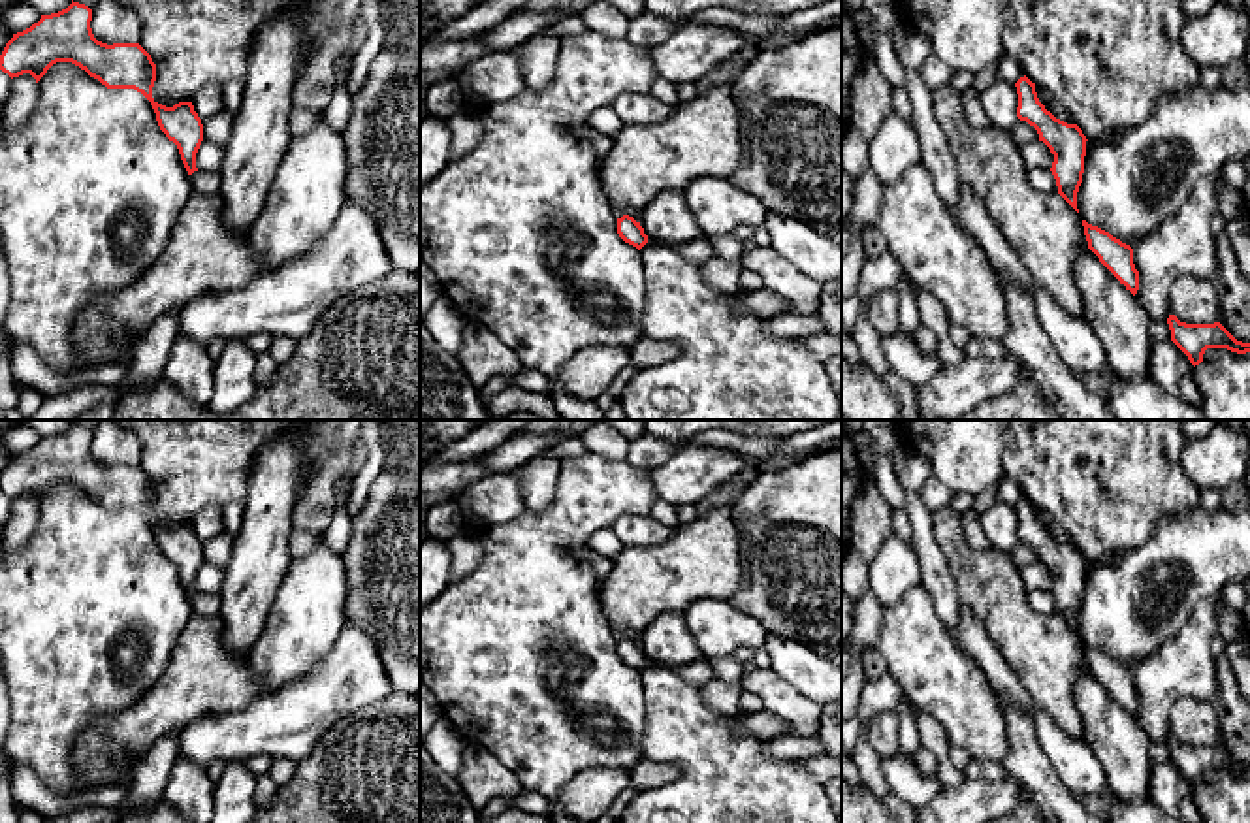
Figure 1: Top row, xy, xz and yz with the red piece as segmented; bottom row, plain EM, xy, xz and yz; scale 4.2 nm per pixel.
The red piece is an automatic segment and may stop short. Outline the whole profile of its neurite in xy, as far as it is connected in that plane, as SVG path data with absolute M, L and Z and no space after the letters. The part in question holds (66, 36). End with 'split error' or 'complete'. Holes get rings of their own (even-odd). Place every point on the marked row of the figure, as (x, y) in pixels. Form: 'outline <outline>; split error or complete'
outline M73 2L51 15L41 15L30 28L13 34L0 55L0 70L11 79L30 73L36 83L56 62L72 62L107 89L134 89L152 105L160 130L179 149L192 175L196 153L203 141L203 124L192 102L166 107L152 98L156 64L139 43L102 43L94 38L92 9Z; complete

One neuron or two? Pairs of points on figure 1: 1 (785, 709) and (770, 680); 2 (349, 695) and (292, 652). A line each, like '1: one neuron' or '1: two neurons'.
1: one neuron
2: two neurons

